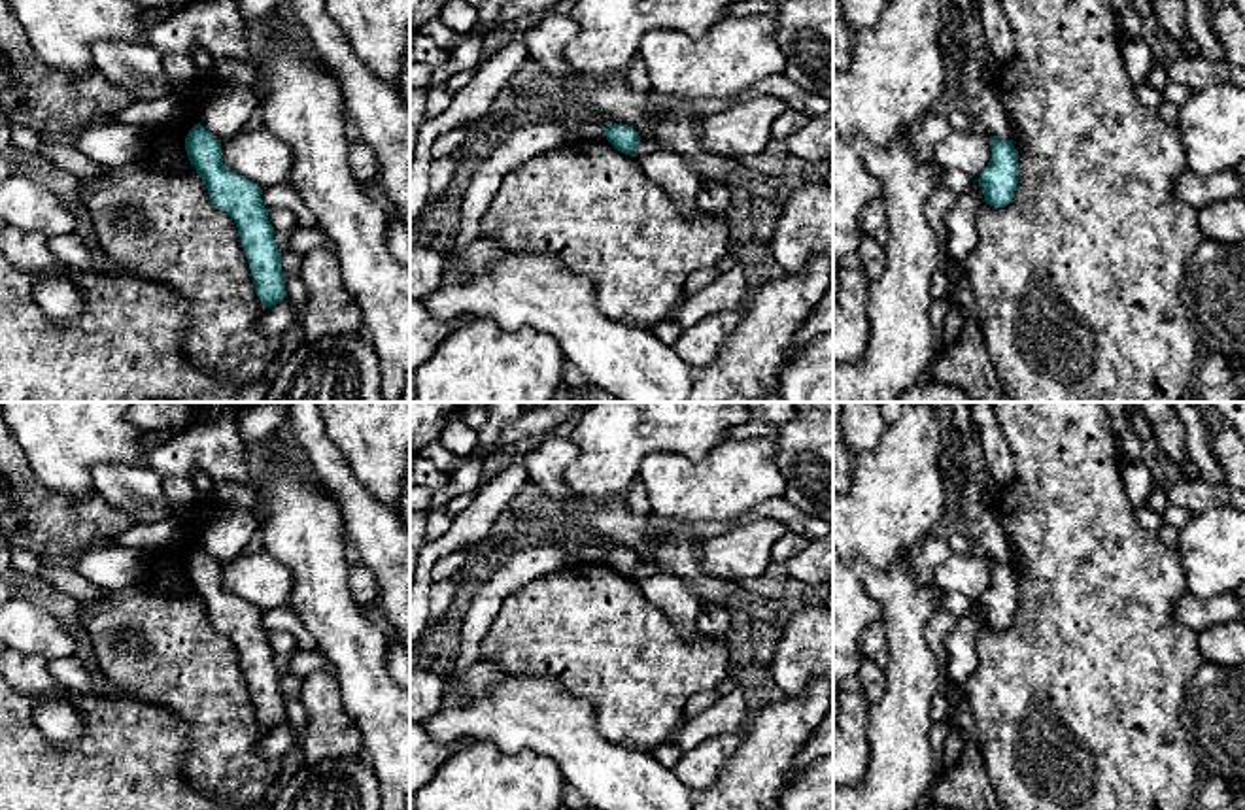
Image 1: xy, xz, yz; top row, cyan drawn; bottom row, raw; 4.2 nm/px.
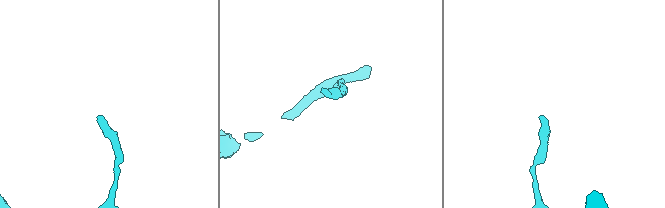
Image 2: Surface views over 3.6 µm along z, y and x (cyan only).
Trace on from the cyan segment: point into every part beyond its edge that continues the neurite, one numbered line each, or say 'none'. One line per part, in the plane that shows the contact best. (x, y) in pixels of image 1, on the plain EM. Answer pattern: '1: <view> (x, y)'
none

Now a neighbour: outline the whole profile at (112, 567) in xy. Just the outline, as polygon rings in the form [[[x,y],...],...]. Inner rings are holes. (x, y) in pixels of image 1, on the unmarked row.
[[[100,544],[70,561],[72,568],[106,591],[132,585],[145,570],[145,553],[134,548]]]

